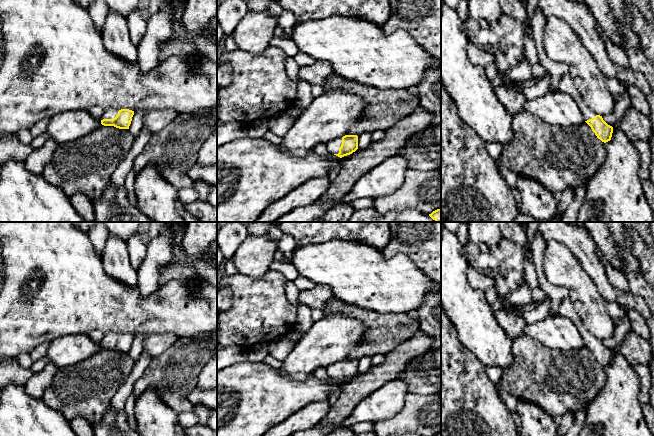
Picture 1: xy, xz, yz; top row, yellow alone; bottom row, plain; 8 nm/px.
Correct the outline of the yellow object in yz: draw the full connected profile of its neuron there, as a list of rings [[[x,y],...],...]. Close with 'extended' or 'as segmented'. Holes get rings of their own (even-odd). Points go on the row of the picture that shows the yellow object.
[[[565,74],[559,84],[559,91],[567,93],[579,106],[585,122],[591,127],[598,139],[606,143],[611,140],[613,127],[608,125],[602,118],[591,110],[583,101],[581,94],[576,89],[570,74]]] | extended

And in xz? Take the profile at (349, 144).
[[[345,135],[326,143],[328,153],[332,153],[340,158],[358,151],[358,136]]] | extended

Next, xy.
[[[108,108],[101,116],[101,124],[104,126],[114,126],[119,129],[129,129],[134,111],[129,109]]] | extended

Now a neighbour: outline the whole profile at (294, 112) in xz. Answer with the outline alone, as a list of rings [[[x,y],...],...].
[[[294,106],[284,112],[284,114],[291,117],[294,120],[294,122],[299,118],[301,113],[302,110],[297,106]]]

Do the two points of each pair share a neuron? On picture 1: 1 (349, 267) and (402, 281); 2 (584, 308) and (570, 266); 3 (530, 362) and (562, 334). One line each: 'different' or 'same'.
1: same
2: same
3: different

